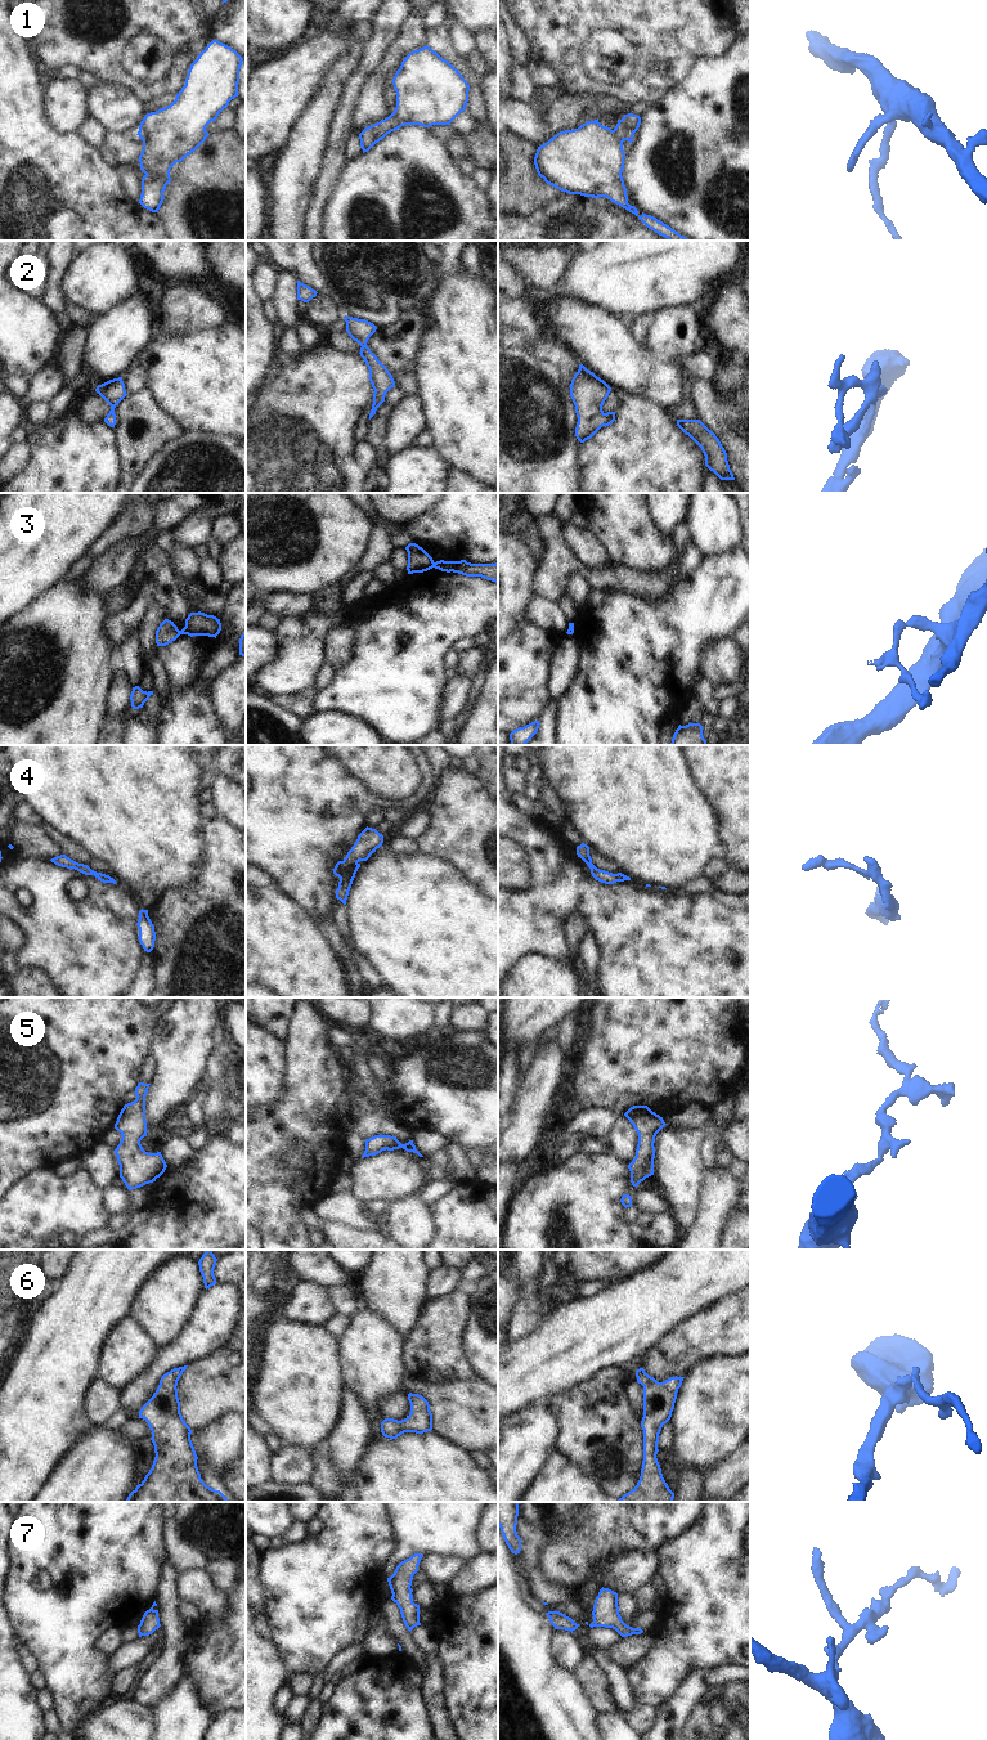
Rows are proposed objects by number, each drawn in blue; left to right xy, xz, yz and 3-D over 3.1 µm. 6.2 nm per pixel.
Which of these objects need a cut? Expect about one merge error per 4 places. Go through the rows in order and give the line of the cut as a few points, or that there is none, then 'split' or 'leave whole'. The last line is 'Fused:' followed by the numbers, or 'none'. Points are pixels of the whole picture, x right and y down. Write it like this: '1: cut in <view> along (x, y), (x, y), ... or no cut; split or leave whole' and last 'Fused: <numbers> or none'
1: no cut; leave whole
2: no cut; leave whole
3: cut in xz along (433, 563), (434, 566); split
4: no cut; leave whole
5: no cut; leave whole
6: no cut; leave whole
7: no cut; leave whole
Fused: 3

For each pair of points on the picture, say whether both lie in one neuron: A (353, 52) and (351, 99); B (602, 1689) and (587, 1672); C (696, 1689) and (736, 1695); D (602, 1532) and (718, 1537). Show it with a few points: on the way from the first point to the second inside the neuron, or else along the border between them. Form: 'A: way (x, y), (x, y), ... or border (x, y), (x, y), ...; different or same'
A: border (366, 50), (359, 68), (348, 84), (340, 106); different
B: way (599, 1685), (591, 1676); same
C: way (707, 1695), (726, 1695); same
D: border (699, 1515), (689, 1527), (667, 1539), (656, 1550); different

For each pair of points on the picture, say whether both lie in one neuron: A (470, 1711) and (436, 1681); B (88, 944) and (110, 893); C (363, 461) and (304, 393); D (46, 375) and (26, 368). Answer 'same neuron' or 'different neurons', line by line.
A: different neurons
B: same neuron
C: different neurons
D: different neurons

